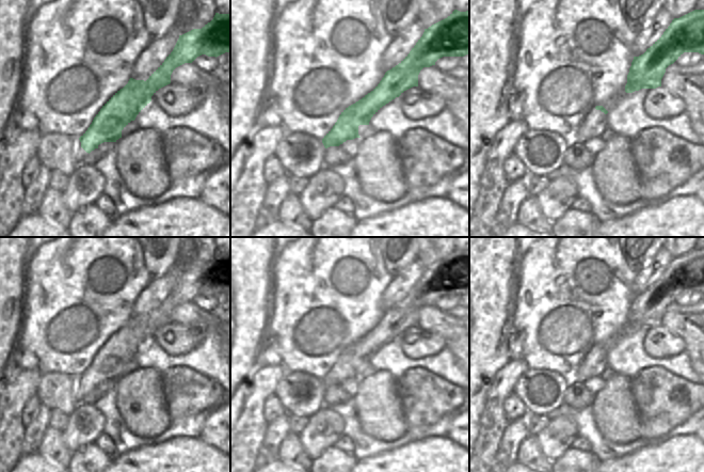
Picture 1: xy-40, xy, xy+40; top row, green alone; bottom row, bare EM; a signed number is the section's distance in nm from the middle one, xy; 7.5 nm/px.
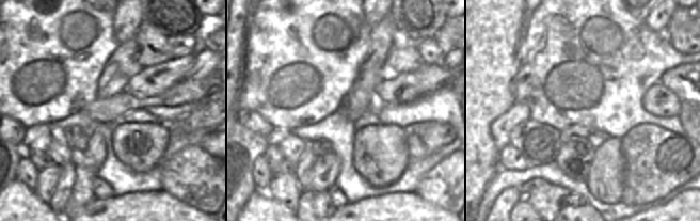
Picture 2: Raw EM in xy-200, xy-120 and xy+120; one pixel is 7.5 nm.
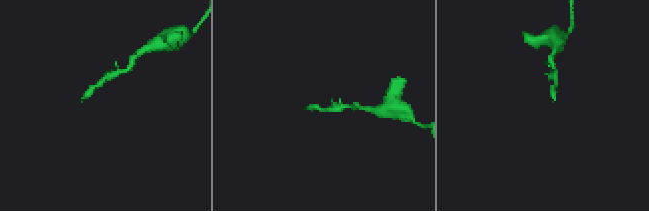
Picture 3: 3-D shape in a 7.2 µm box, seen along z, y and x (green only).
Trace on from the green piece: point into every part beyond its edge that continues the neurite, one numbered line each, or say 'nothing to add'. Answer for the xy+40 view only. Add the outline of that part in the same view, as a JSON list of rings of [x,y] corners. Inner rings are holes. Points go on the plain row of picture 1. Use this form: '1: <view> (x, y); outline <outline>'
1: xy+40 (594, 364); outline [[[594,347],[567,378],[570,381],[583,382],[594,377],[606,377],[609,374],[606,353]]]

